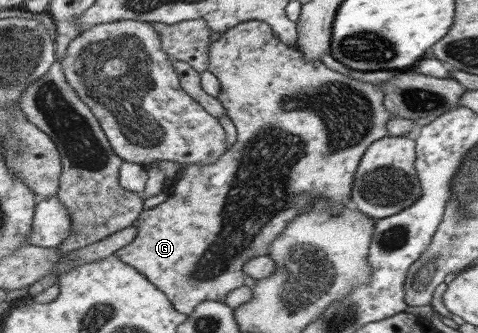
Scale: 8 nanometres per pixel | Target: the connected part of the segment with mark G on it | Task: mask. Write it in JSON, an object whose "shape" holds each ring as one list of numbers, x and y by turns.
{"shape":[[246,20,246,22,240,22,240,24,219,33,217,40,208,44,208,68,206,70,218,79,221,91,216,95,216,99,220,101,222,108,224,108,224,114,234,125,236,142,226,148,224,154,212,164,182,167,176,175,172,194,167,194,166,200,154,206,154,208,142,210,135,221,136,236,134,236,132,242,112,254,112,256,116,255,120,261,132,266,142,276,145,276,148,282,154,284,157,289,160,289,160,292,164,293,164,296,167,296,168,302,174,310,184,315,190,314,194,310,194,306,204,302,204,300,223,302,230,290,240,288,242,280,244,280,244,272,242,272,244,262,248,262,256,256,268,254,268,246,274,240,274,236,278,236,286,228,288,220,298,216,298,214,308,212,308,208,312,206,314,200,326,198,332,204,338,202,338,204,346,204,350,207,352,205,349,200,350,188,360,158,368,145,388,136,386,122,394,117,384,109,380,83,372,84,362,82,355,76,348,77,341,74,340,70,327,68,320,61,304,61,302,51,280,42,273,30,262,20]]}

